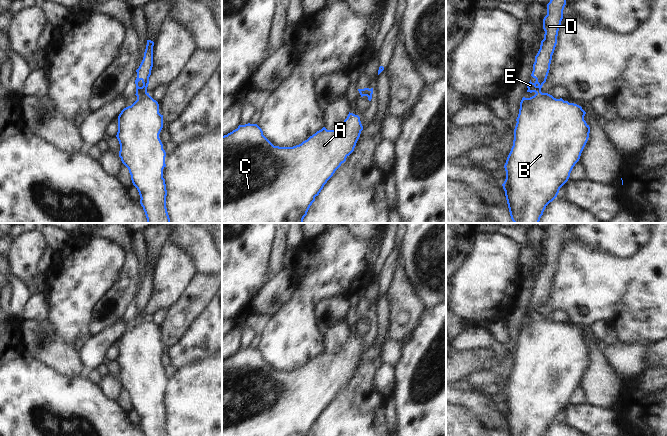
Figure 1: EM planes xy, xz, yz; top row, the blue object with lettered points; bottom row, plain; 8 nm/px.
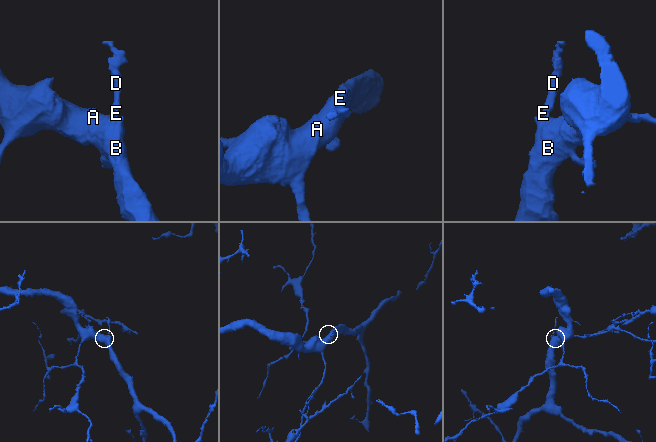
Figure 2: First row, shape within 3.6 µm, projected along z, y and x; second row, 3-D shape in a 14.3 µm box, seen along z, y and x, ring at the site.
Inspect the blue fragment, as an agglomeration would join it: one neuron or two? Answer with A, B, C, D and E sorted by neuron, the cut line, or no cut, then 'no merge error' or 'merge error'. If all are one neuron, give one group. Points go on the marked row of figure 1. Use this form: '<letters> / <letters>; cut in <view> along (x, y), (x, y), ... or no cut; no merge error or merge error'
A B C / D E; cut in xy along (146, 92), (137, 99); merge error

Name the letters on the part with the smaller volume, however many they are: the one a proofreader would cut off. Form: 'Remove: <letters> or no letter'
Remove: D, E

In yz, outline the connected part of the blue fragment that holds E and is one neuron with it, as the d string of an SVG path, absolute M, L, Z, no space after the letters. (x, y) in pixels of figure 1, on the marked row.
M550 0L547 4L547 15L543 19L544 39L541 41L540 49L535 56L531 74L536 81L532 83L530 80L527 84L527 92L541 93L541 88L546 82L565 5L566 0Z

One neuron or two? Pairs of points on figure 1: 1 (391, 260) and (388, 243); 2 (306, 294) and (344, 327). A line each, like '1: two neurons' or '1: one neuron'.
1: two neurons
2: two neurons

